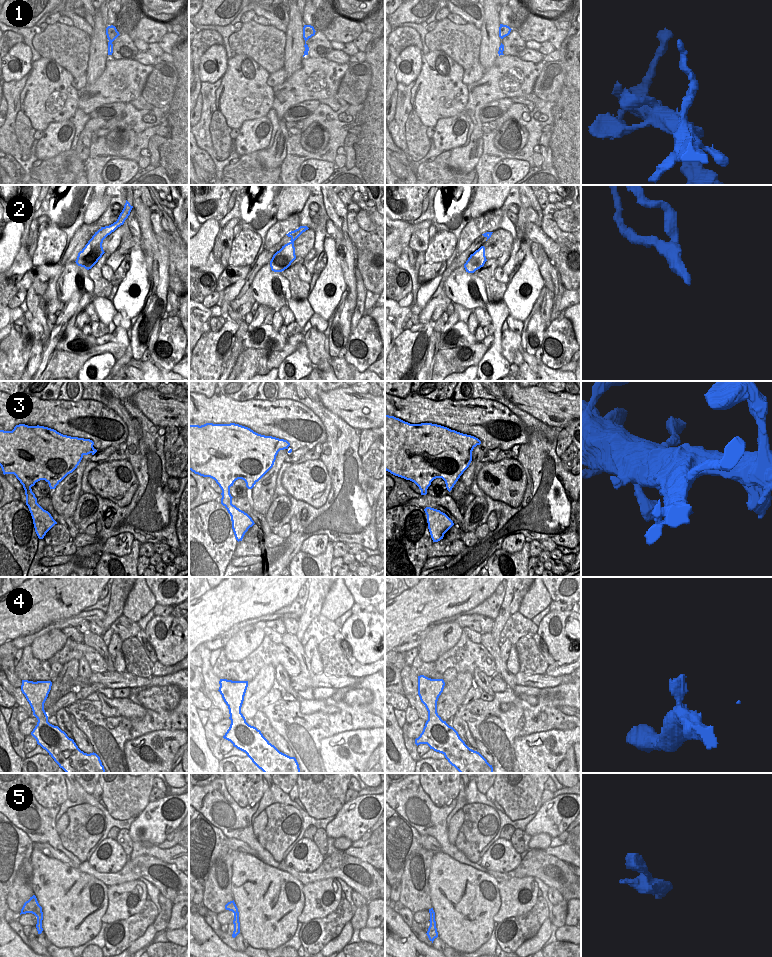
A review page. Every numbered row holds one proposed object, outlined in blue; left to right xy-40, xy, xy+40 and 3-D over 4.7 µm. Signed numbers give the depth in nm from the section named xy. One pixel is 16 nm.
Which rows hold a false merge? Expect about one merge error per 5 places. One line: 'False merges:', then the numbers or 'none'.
False merges: 2

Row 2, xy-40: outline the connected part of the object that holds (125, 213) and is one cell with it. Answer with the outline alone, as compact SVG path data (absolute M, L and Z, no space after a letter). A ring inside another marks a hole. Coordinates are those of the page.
M126 200L126 203L124 205L124 208L123 208L122 212L120 213L117 221L114 222L113 224L115 226L118 226L118 227L120 227L121 225L123 225L124 222L125 222L125 220L130 215L130 212L131 212L132 208L133 208L133 206L131 206L130 203Z

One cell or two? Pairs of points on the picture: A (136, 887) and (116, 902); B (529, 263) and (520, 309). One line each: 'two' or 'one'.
A: one
B: one

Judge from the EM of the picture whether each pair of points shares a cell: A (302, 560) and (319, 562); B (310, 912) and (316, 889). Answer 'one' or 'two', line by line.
A: one
B: one

